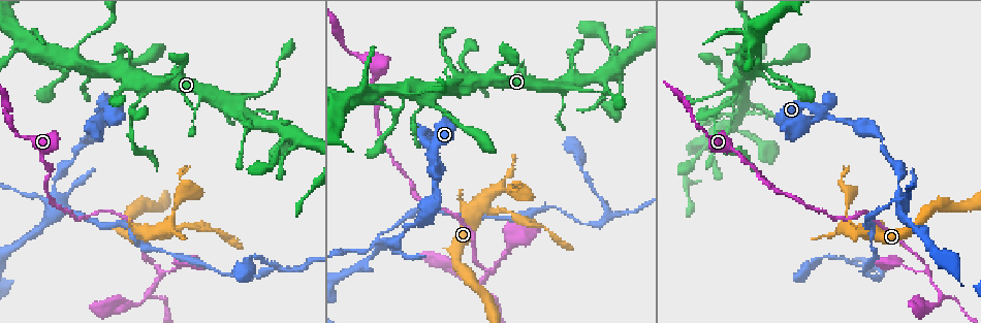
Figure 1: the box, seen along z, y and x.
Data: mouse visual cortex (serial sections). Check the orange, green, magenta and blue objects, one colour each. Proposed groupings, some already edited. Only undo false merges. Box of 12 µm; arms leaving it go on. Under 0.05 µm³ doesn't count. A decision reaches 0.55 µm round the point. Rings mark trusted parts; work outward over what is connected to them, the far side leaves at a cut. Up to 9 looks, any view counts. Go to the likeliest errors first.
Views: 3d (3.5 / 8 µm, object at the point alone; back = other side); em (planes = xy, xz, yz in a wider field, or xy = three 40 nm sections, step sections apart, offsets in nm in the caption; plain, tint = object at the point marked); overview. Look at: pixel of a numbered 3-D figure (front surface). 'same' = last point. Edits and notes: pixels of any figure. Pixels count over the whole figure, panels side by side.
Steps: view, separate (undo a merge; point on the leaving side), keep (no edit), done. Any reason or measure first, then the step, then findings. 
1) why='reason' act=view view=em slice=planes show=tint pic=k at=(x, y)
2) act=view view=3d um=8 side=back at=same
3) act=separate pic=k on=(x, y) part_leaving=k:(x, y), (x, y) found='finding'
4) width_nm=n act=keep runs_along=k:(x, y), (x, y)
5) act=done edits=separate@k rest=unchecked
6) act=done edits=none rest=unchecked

why='arms part here' act=view view=3d um=3.5 pic=1 at=(712, 115)

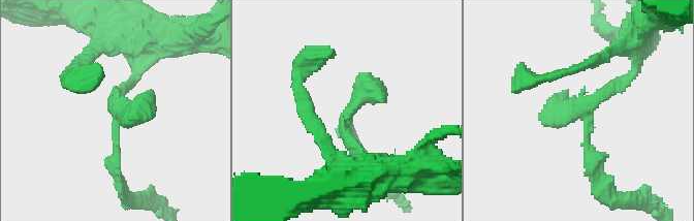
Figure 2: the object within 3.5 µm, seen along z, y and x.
act=view view=em slice=xy step=1 show=tint pic=2 at=(348, 117)

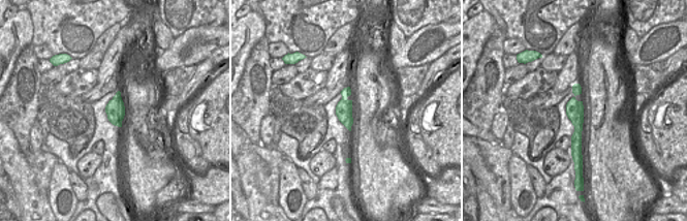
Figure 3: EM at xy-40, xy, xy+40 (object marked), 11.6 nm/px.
act=keep found='continuous, no second cell'

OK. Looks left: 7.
act=view view=3d um=8 pic=1 at=(823, 106)

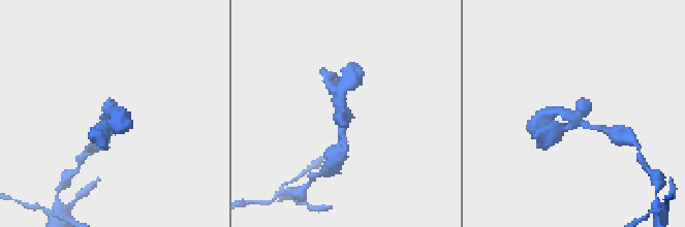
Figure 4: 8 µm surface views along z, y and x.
why='need the tissue' act=view view=em slice=xy step=2 show=tint pic=4 at=(343, 114)

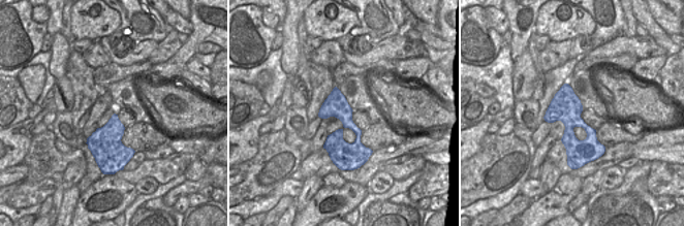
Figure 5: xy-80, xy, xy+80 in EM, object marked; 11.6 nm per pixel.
act=keep runs_along=4:(552, 112), (578, 111), (587, 99) found='continuous, no second cell'

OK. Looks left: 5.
why='four or more arms meet' act=view view=3d um=3.5 pic=1 at=(896, 195)

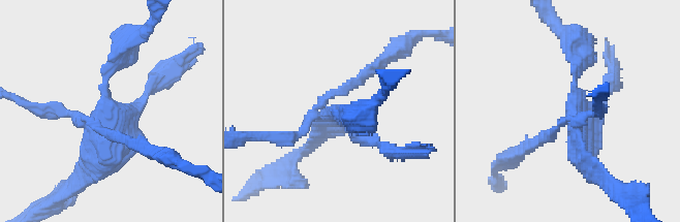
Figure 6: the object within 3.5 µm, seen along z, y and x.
act=view view=em slice=planes show=tint pic=6 at=(107, 114)

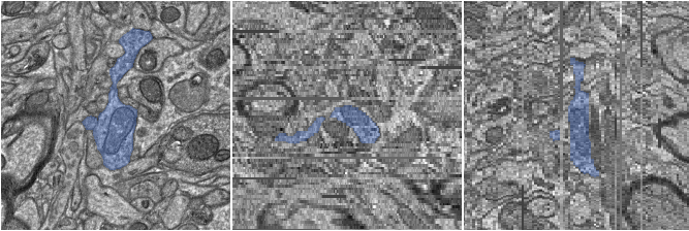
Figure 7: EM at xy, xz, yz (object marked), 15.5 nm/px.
act=separate pic=6 on=(57, 106) part_leaving=6:(325, 105), (331, 94), (400, 46) found='a second cell is stuck on'

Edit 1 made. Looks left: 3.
act=view view=overview

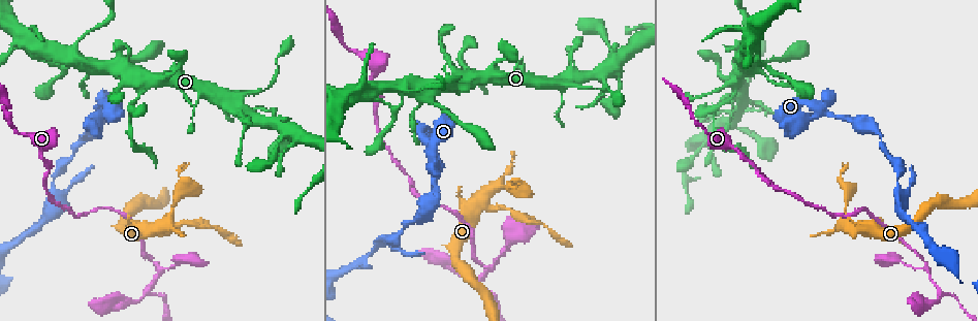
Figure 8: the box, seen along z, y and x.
why='thin neck' act=view view=em slice=xy step=2 show=tint pic=8 at=(596, 89)

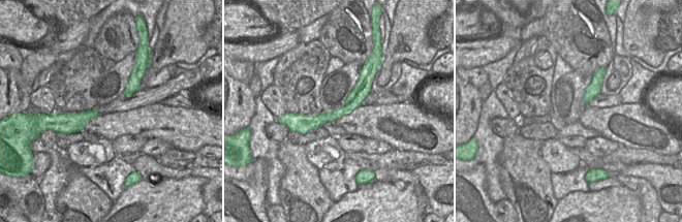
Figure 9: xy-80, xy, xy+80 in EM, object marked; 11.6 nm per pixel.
act=view view=3d um=3.5 at=same

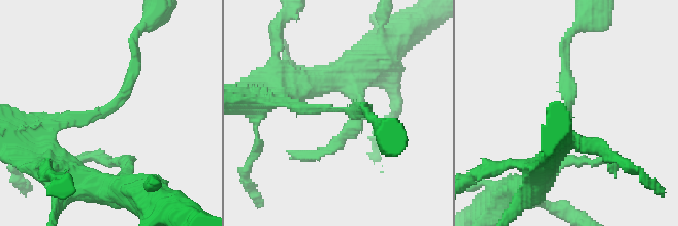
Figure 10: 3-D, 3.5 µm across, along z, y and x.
act=keep found='all the same cell'

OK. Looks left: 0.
act=done edits=separate@6 rest=unchecked

